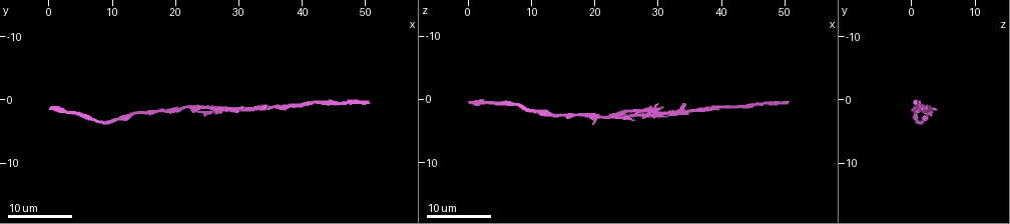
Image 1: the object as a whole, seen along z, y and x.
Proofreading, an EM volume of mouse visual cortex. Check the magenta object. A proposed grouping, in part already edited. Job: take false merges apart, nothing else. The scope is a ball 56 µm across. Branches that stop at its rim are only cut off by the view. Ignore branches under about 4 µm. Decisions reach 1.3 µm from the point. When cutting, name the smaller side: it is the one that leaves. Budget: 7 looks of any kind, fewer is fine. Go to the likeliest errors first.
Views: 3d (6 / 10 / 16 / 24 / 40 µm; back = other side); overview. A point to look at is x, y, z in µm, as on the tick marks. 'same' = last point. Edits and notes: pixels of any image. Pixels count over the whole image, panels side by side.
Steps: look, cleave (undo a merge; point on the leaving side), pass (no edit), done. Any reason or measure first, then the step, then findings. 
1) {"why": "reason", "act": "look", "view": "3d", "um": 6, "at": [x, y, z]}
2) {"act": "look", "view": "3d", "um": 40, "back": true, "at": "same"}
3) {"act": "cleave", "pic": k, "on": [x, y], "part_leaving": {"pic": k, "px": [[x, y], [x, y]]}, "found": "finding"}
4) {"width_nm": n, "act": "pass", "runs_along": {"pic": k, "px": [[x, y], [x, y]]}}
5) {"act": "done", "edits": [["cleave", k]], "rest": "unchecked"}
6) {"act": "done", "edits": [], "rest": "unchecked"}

{"act": "look", "view": "3d", "um": 24, "at": [24.0, 1.5, 3.0]}

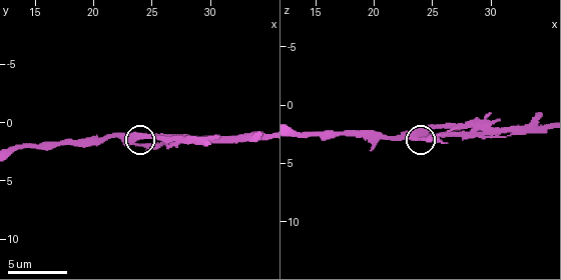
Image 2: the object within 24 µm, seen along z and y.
{"act": "look", "view": "3d", "um": 6, "at": [23.6, 1.8, 2.8]}

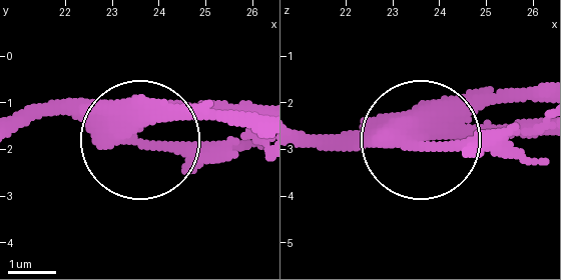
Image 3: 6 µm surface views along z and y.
{"act": "pass", "runs_along": {"pic": 3, "px": [[181, 115], [125, 139], [66, 115], [18, 115]]}, "found": "all the same neuron"}

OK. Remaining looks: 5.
{"why": "calibre changes", "act": "look", "view": "3d", "um": 6, "at": [13.2, 2.2, 2.6]}

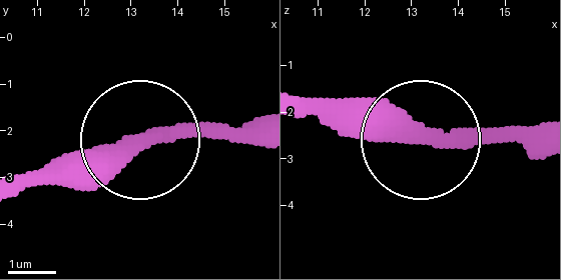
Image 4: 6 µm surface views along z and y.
{"act": "look", "view": "3d", "um": 6, "back": true, "at": [13.30, 2.20, 2.55]}

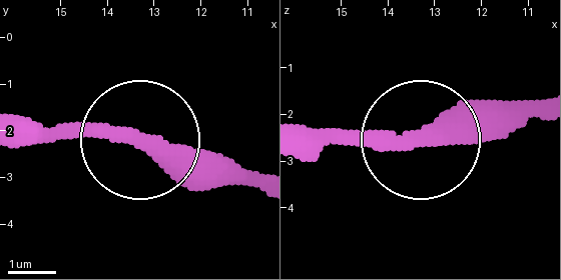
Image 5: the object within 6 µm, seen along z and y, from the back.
{"act": "pass", "runs_along": {"pic": 5, "px": [[300, 140], [523, 128]]}, "found": "all the same neuron"}

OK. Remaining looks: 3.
{"why": "thick turns thin", "act": "look", "view": "3d", "um": 10, "at": [31.4, 1.4, 2.2]}

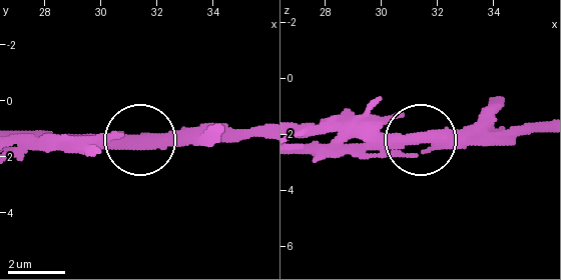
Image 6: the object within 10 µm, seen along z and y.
{"width_nm": 410, "act": "pass", "found": "one neuron here"}

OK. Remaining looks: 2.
{"act": "done", "edits": [], "rest": "unchecked"}

